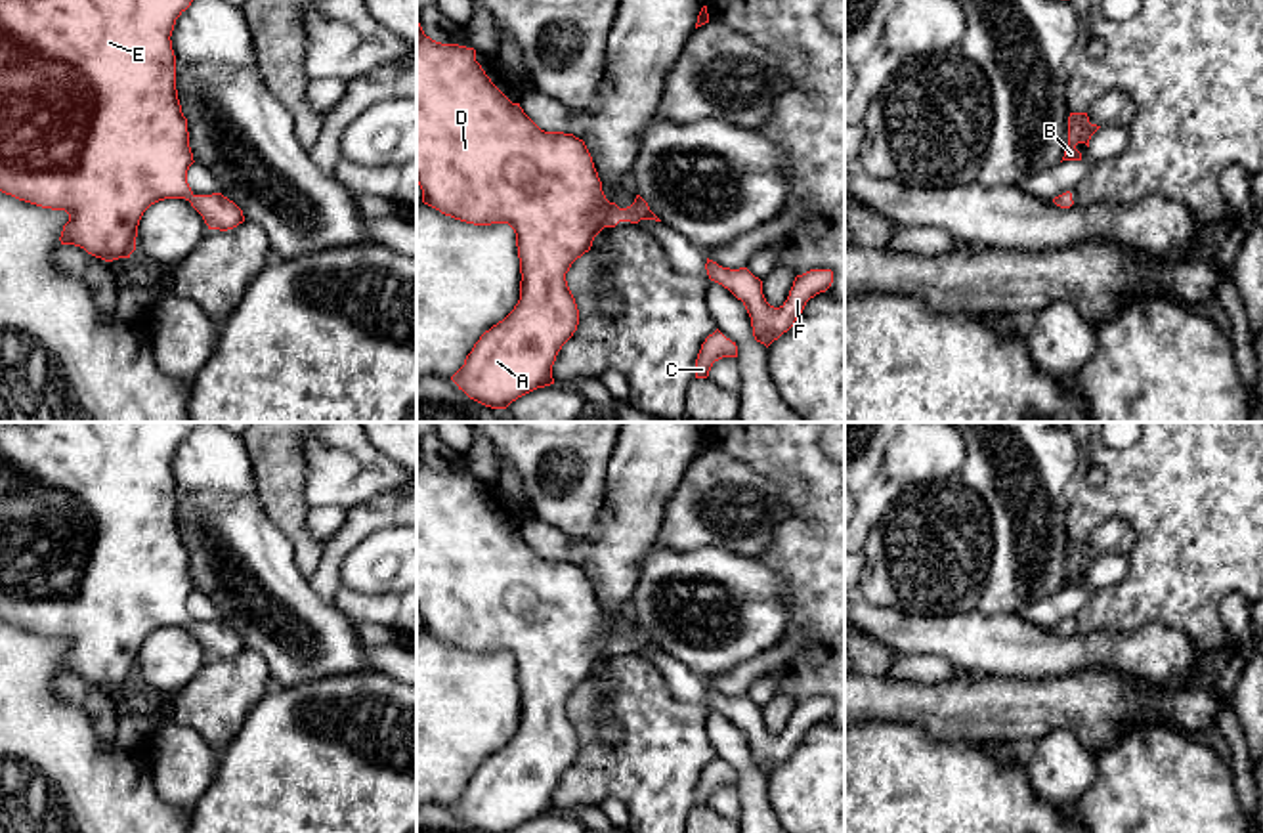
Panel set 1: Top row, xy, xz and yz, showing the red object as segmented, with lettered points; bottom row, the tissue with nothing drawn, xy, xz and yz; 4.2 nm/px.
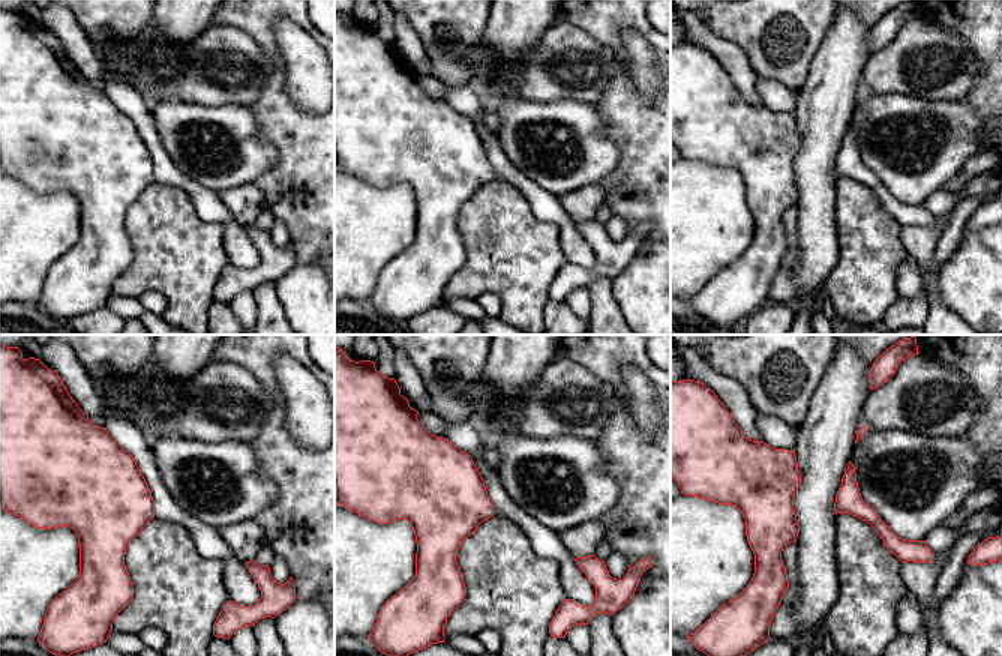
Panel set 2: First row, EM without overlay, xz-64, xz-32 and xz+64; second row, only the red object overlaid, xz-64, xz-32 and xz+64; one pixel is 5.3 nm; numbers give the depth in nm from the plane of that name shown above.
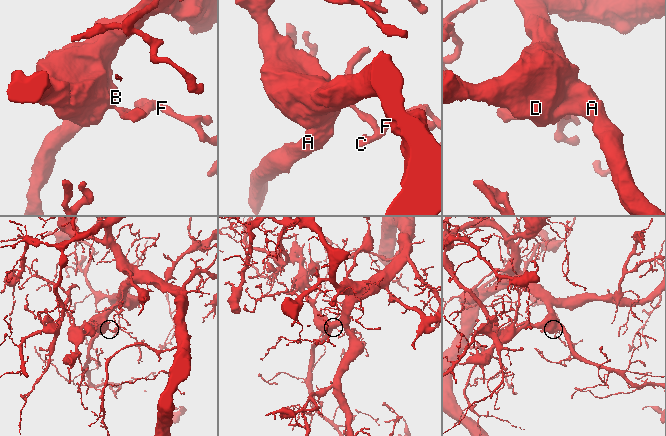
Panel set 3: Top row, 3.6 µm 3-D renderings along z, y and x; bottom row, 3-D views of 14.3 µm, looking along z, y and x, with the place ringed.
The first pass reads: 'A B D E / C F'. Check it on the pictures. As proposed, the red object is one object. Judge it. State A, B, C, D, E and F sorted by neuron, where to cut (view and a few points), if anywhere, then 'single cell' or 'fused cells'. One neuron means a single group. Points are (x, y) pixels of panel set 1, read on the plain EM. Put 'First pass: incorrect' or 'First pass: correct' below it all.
groups A B C D E F; cut none; single cell
First pass: incorrect

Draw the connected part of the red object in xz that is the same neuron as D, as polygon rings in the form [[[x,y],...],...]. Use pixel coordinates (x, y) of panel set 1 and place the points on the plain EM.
[[[418,445],[417,611],[422,617],[422,630],[441,642],[474,653],[508,651],[516,661],[522,701],[520,728],[503,749],[480,764],[464,793],[451,804],[459,818],[482,833],[510,833],[537,816],[554,812],[552,793],[556,783],[579,753],[579,737],[566,709],[571,692],[590,678],[594,665],[604,655],[615,655],[619,650],[661,650],[640,623],[627,636],[610,630],[583,567],[573,562],[541,558],[520,531],[512,531],[491,510],[476,489],[474,476],[432,468],[424,462]]]

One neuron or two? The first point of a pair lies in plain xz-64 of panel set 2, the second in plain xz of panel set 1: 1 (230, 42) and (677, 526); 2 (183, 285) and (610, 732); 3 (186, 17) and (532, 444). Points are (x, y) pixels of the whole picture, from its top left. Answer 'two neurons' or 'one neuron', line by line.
1: one neuron
2: two neurons
3: two neurons

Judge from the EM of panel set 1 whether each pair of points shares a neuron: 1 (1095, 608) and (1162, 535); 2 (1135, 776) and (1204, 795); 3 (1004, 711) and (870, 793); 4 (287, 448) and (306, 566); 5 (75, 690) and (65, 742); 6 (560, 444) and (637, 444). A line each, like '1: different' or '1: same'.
1: same
2: same
3: different
4: same
5: different
6: different

